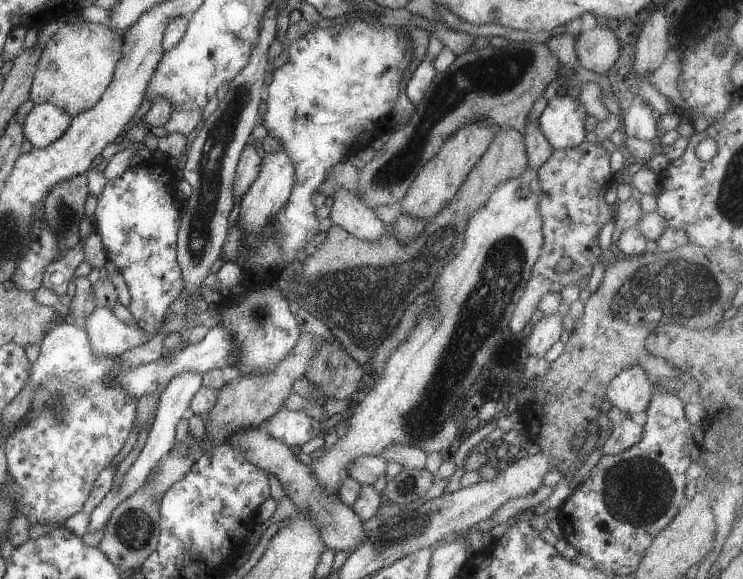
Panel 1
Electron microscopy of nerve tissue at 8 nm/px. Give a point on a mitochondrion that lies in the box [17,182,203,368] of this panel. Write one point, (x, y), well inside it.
(64, 218)

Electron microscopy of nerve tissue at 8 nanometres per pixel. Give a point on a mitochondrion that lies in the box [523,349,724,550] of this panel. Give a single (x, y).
(636, 492)

